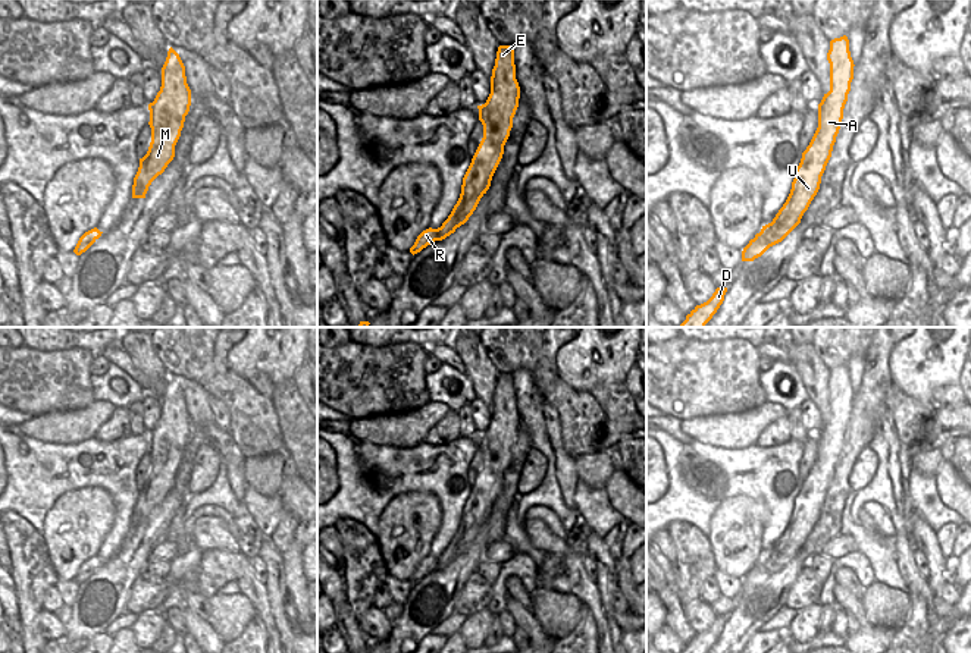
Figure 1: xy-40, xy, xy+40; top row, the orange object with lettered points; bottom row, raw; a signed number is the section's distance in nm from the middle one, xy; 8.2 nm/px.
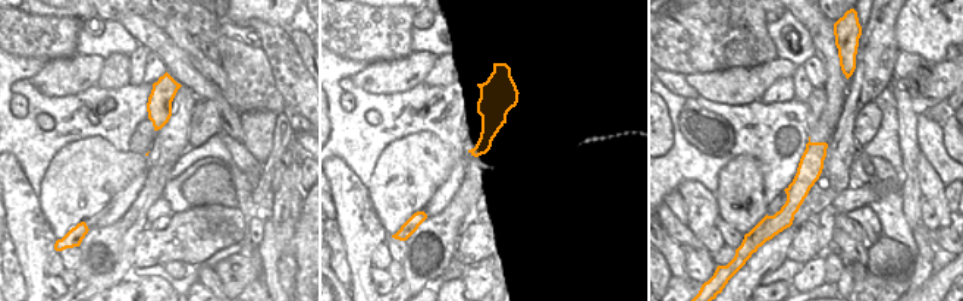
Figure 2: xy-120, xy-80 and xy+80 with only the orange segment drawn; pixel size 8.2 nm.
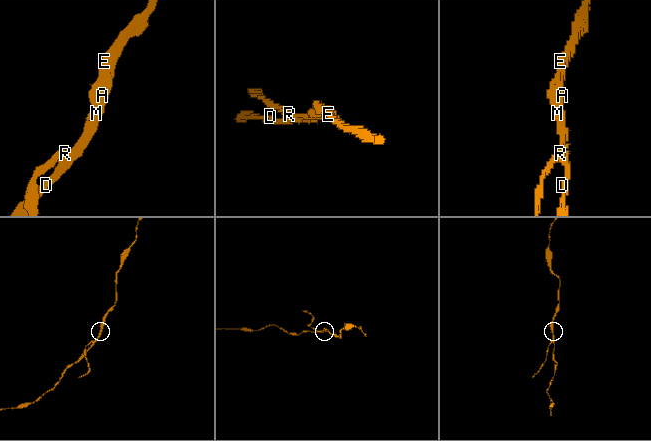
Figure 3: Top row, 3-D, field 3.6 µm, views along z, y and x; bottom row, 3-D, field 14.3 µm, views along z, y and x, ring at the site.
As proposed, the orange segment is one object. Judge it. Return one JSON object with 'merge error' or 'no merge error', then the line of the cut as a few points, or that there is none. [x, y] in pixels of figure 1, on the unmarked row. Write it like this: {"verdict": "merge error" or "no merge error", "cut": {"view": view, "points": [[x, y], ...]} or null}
{"verdict": "merge error", "cut": {"view": "xy", "points": [[435, 558], [437, 568]]}}

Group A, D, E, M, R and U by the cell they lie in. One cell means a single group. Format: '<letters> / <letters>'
A D E M U / R

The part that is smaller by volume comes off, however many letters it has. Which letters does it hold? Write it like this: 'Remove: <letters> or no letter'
Remove: R

